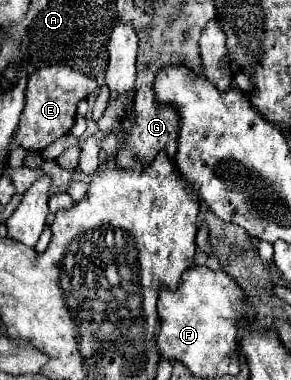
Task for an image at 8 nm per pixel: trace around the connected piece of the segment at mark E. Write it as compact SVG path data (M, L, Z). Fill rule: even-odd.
M49 65L37 69L27 83L25 91L25 109L17 127L17 141L23 149L29 151L43 151L49 143L69 133L75 123L77 103L91 95L97 89L93 77L87 77L71 67L65 65Z

